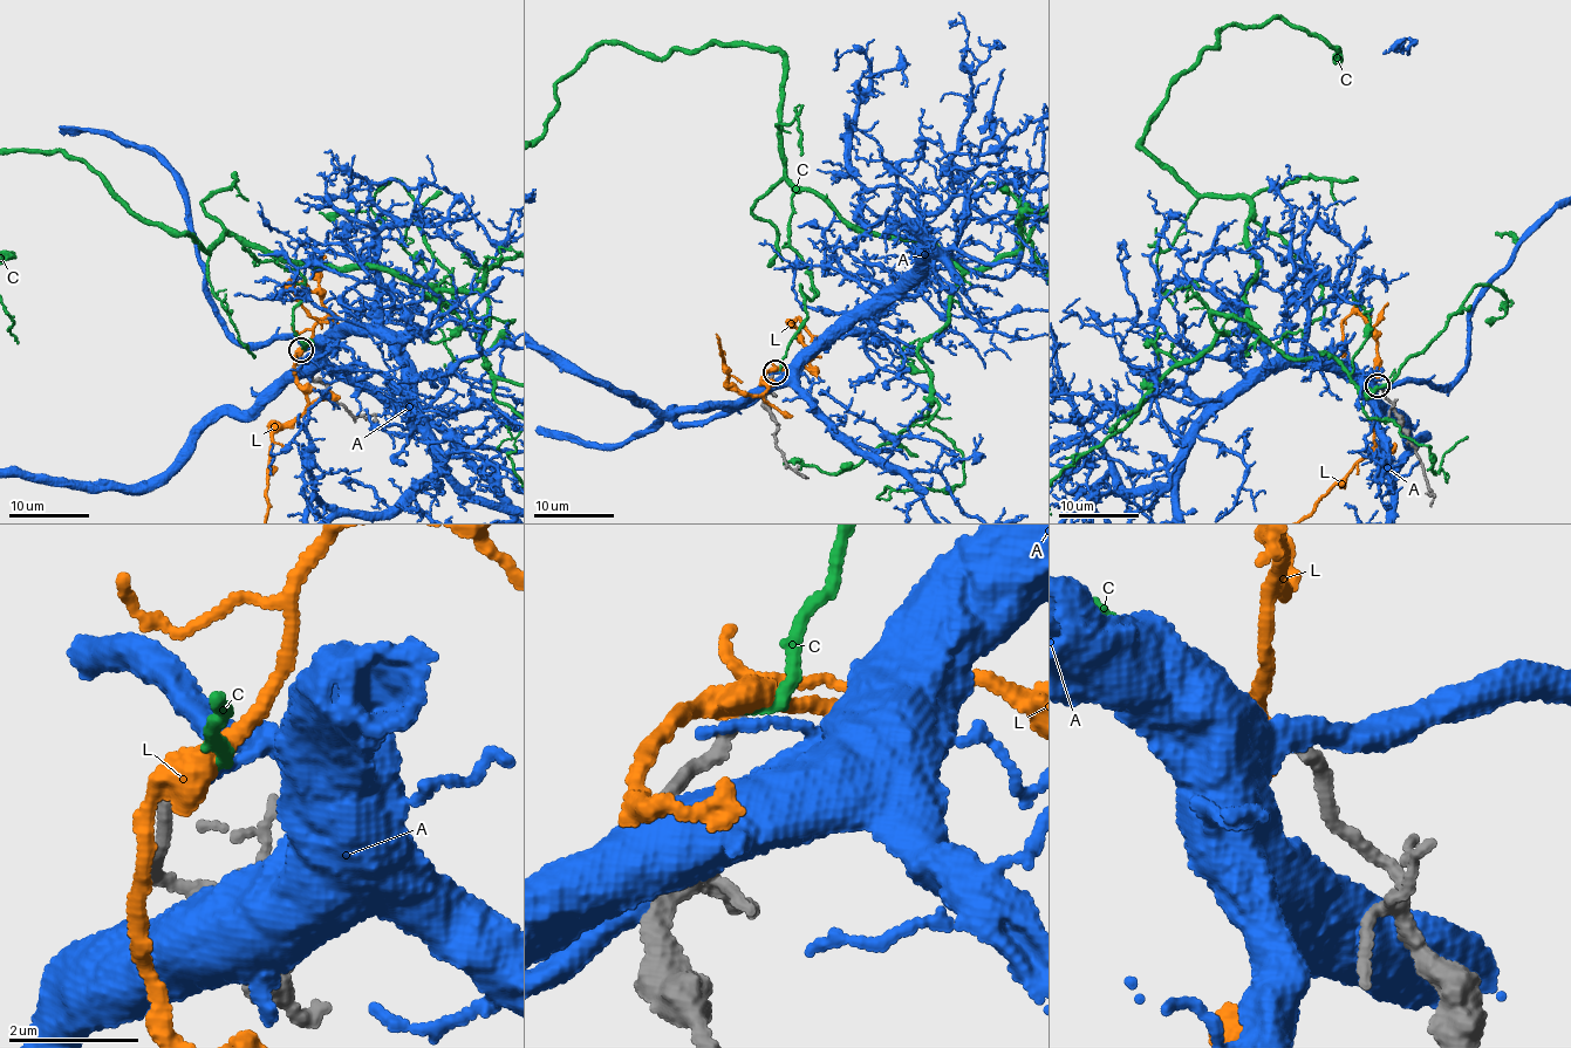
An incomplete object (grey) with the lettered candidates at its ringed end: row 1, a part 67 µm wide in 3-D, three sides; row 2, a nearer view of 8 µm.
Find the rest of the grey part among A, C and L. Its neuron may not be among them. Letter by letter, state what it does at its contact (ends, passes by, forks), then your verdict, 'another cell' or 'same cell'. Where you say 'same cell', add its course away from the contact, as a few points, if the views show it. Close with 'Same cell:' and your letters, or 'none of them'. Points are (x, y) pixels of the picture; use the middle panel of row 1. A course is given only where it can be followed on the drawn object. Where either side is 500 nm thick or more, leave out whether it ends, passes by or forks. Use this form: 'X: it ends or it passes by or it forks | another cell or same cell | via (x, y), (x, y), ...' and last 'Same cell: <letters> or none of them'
A: it ends | another cell
C: it ends | same cell
L: it passes by | another cell
Same cell: C

